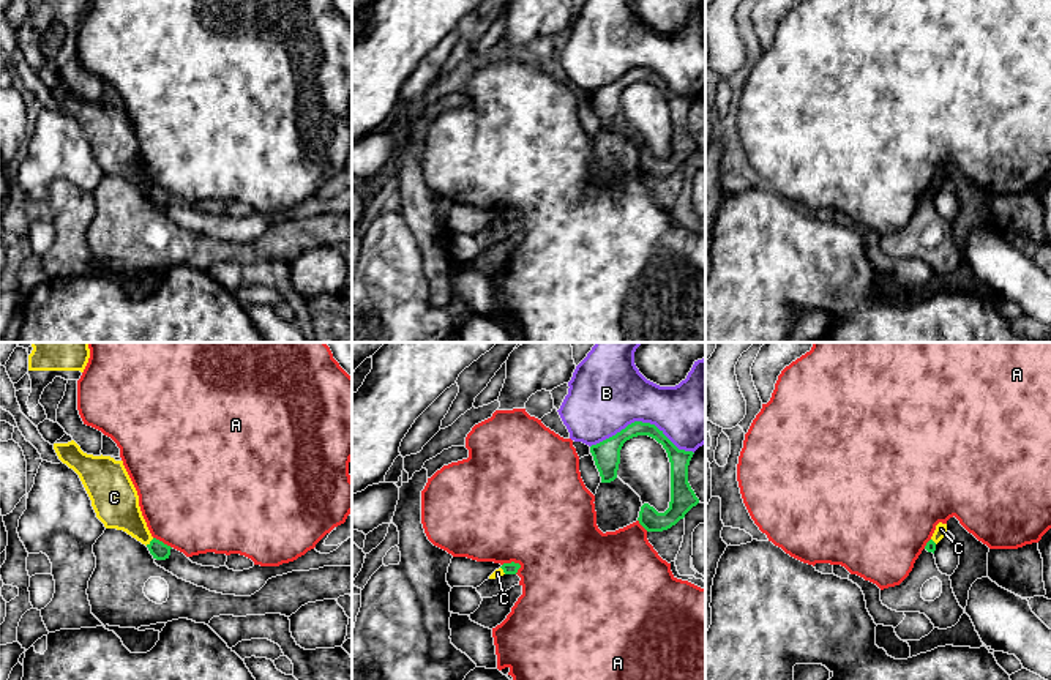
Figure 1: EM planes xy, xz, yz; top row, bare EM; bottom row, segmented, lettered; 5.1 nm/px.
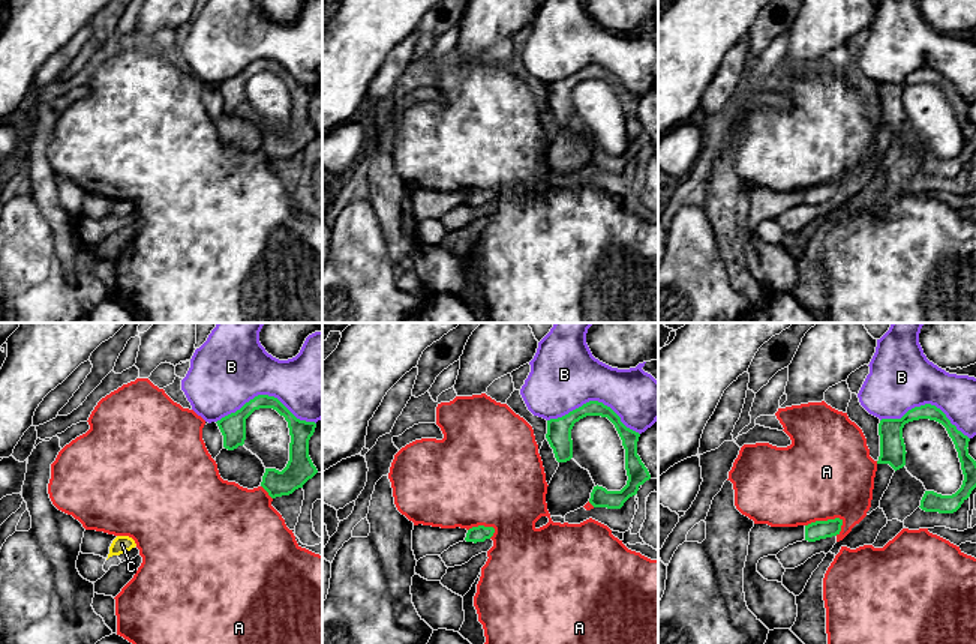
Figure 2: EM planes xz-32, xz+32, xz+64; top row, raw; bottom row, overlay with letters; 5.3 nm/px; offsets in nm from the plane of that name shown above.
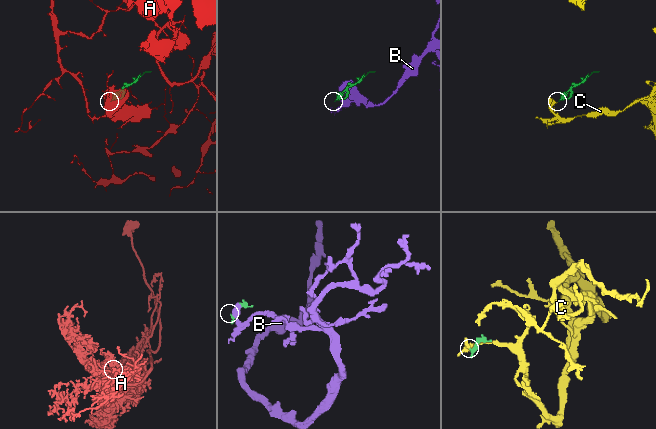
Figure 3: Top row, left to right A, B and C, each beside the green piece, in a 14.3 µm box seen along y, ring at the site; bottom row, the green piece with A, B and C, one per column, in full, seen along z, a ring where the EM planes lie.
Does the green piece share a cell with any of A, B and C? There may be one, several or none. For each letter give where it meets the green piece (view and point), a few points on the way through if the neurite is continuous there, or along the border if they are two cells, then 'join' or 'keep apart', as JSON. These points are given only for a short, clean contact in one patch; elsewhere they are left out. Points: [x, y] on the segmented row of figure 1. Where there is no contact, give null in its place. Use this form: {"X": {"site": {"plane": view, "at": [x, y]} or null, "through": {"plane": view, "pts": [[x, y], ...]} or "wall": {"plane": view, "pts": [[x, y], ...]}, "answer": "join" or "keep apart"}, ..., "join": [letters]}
{"A": {"site": {"plane": "xz", "at": [512, 562]}, "answer": "keep apart"}, "B": {"site": {"plane": "xz", "at": [641, 422]}, "answer": "keep apart"}, "C": {"site": {"plane": "xy", "at": [150, 541]}, "wall": {"plane": "xy", "pts": [[153, 538], [145, 545]]}, "answer": "keep apart"}, "join": []}

